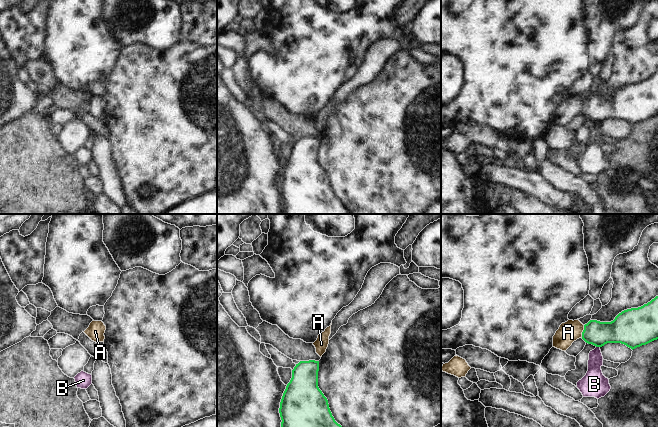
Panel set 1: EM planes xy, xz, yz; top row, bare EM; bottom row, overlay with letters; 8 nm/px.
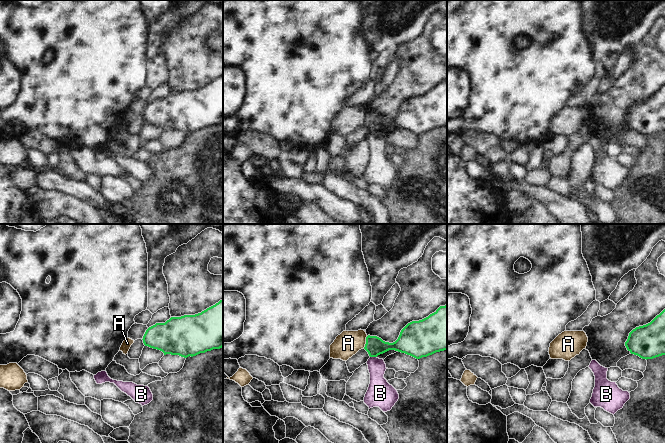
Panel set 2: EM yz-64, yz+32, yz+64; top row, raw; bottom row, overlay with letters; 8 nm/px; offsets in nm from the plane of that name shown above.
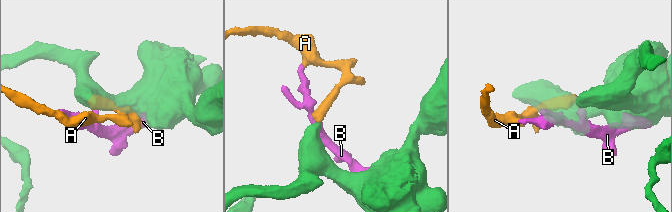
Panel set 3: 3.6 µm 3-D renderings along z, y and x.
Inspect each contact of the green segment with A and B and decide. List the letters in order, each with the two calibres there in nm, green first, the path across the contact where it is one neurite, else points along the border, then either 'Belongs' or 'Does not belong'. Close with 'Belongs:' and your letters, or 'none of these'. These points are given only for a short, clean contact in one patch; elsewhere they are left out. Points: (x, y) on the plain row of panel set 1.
A: Thickness 200 nm (green) against 170 nm. Boundary: yz (584, 101), (581, 113). Does not belong
B: Thickness 240 nm (green) against 140 nm. Does not belong
Belongs: none of these.

